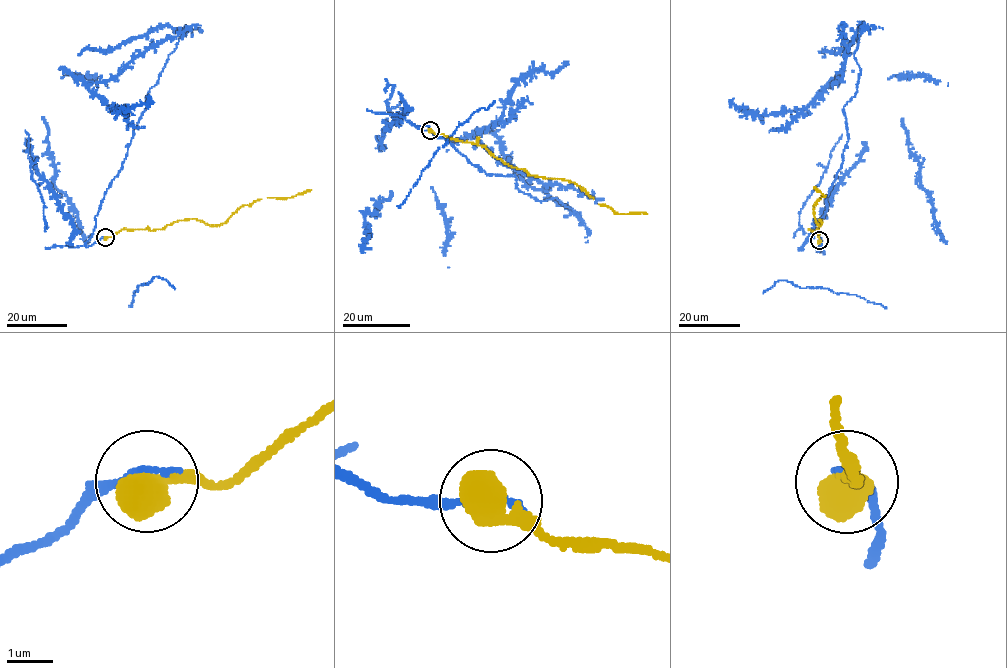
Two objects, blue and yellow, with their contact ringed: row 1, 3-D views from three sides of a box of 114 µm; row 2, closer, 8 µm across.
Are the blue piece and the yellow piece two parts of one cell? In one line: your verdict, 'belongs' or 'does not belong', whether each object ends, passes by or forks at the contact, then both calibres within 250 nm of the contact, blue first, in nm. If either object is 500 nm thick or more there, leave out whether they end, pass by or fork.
belongs; calibres 240 and 750 nm

